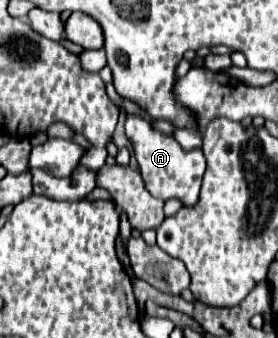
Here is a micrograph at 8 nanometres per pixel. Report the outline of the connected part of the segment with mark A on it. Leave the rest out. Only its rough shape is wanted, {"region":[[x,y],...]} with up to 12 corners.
{"region":[[127,115],[145,189],[183,207],[199,201],[201,149]]}

